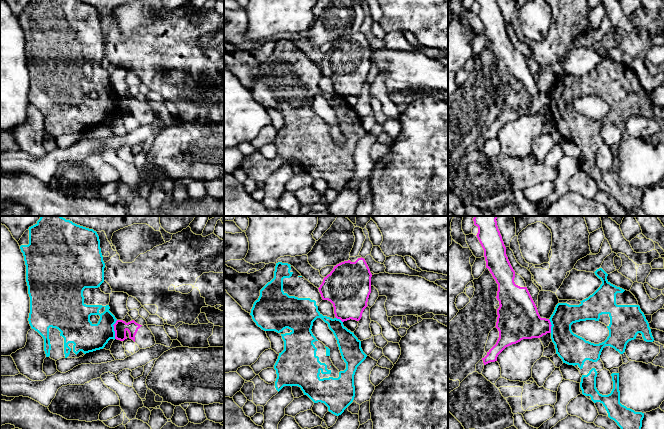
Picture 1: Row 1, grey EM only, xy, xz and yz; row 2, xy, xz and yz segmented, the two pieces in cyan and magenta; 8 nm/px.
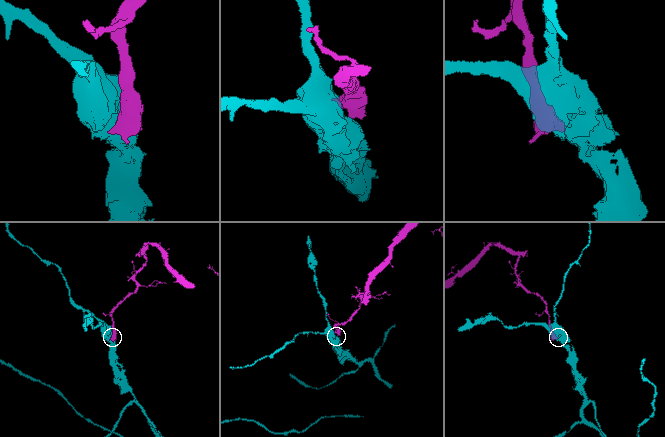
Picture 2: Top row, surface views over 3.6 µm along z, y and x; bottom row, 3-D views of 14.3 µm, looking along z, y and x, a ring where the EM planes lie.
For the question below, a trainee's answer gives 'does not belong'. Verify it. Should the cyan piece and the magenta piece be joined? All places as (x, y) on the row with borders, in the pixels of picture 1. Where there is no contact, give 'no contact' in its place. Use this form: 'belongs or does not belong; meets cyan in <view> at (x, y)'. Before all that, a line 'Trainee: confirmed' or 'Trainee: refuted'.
Trainee: confirmed
does not belong; meets cyan in xy at (113, 329)

